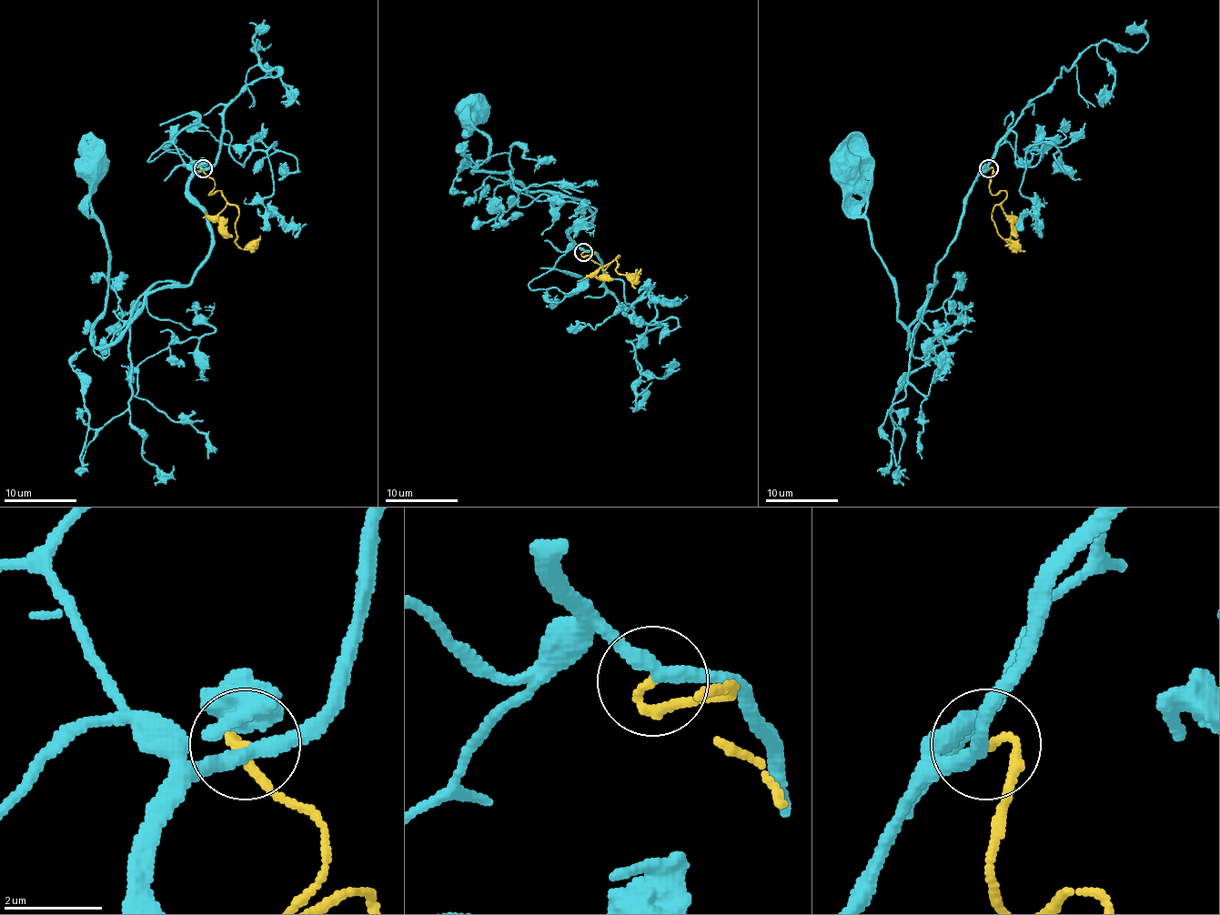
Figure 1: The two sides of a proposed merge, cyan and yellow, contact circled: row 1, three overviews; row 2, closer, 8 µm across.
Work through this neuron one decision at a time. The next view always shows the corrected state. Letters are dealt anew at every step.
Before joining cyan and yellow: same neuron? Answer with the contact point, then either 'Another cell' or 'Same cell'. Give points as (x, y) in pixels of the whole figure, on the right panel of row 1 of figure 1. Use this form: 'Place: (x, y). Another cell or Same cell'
Place: (988, 168). Same cell

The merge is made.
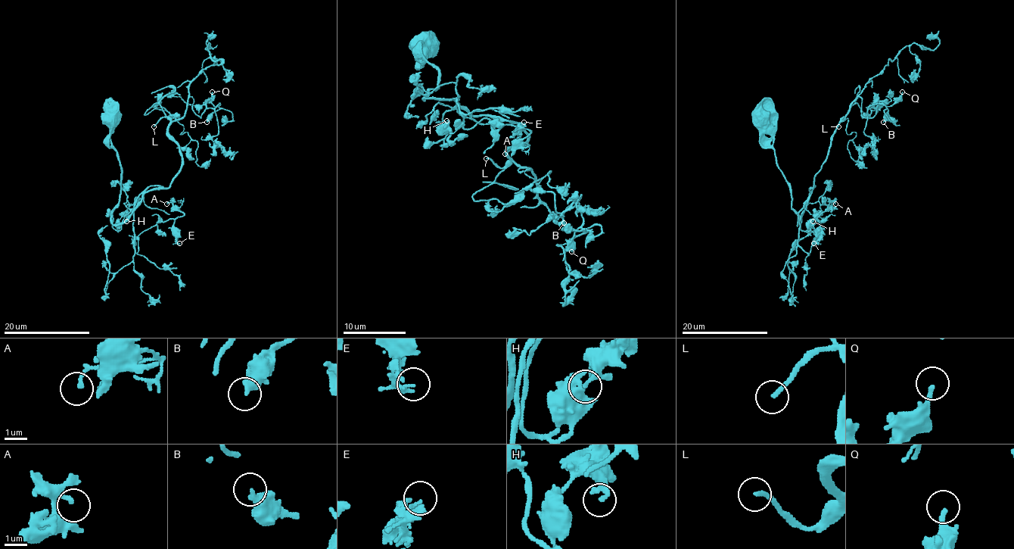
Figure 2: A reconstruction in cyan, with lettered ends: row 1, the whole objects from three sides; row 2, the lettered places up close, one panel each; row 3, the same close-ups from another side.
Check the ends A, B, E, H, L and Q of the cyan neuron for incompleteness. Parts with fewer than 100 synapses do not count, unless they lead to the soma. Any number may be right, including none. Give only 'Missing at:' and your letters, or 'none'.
Missing at: L

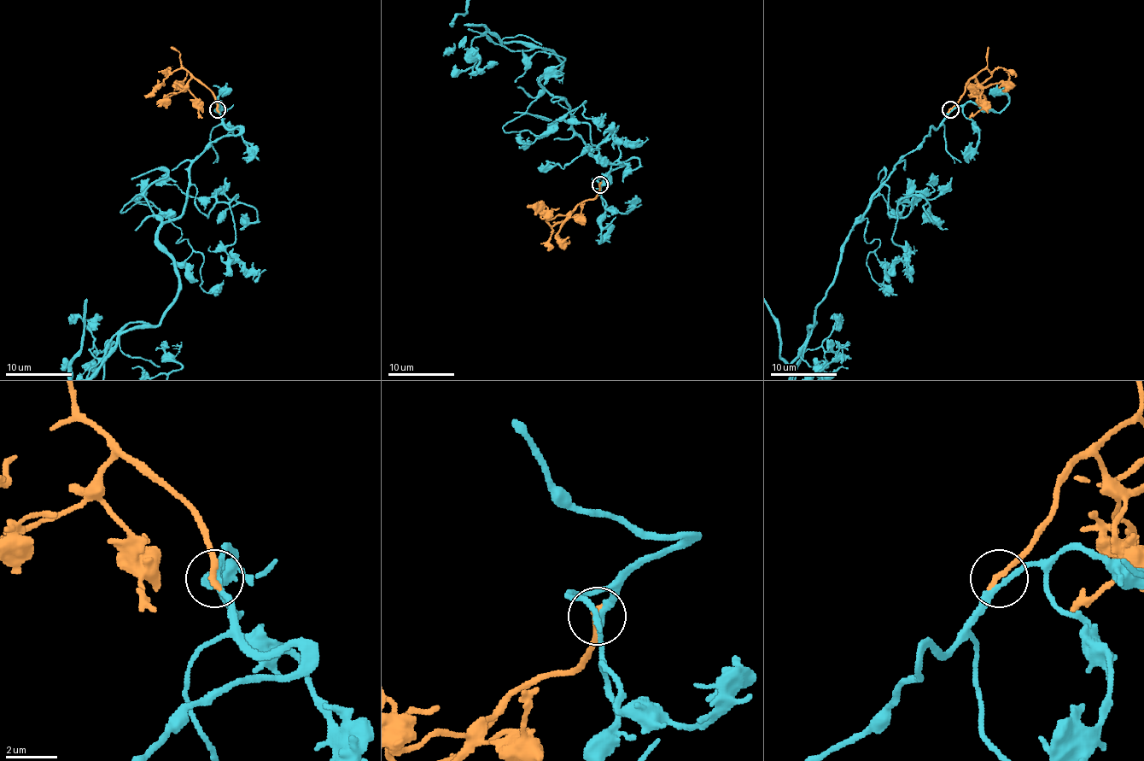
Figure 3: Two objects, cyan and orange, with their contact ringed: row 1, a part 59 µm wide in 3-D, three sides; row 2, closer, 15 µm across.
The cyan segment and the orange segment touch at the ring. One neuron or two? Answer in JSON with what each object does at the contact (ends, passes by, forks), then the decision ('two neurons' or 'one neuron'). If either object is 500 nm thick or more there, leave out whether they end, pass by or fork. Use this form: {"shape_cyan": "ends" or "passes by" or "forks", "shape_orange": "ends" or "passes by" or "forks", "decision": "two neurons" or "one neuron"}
{"shape_cyan": "passes by", "shape_orange": "ends", "decision": "one neuron"}

